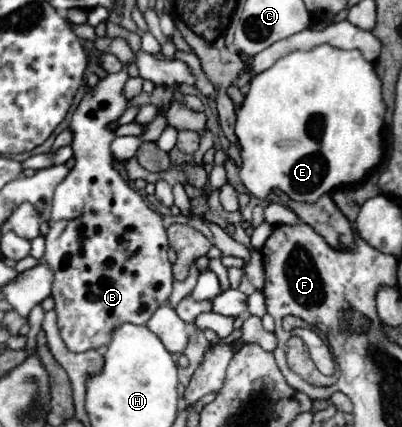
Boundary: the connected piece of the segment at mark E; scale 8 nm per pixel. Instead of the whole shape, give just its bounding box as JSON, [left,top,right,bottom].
[236,45,386,201]

